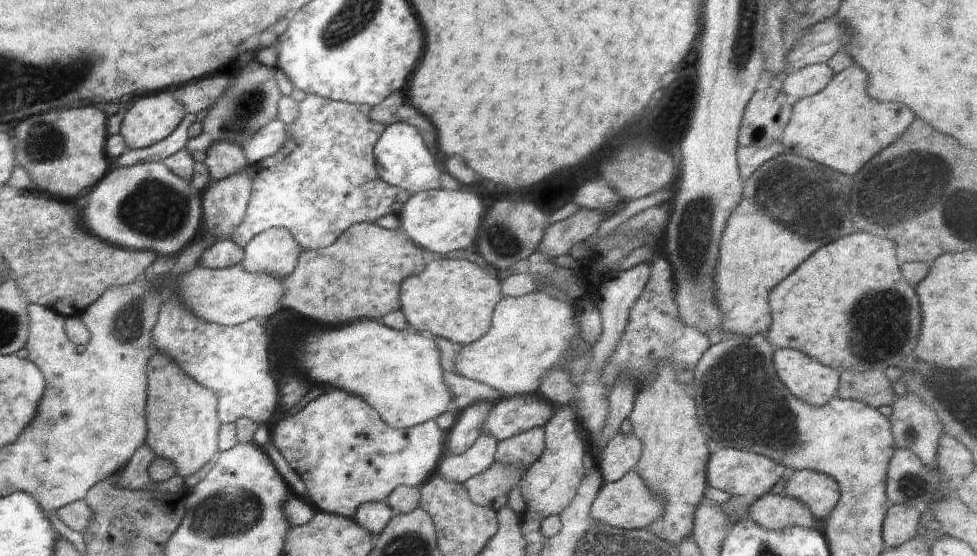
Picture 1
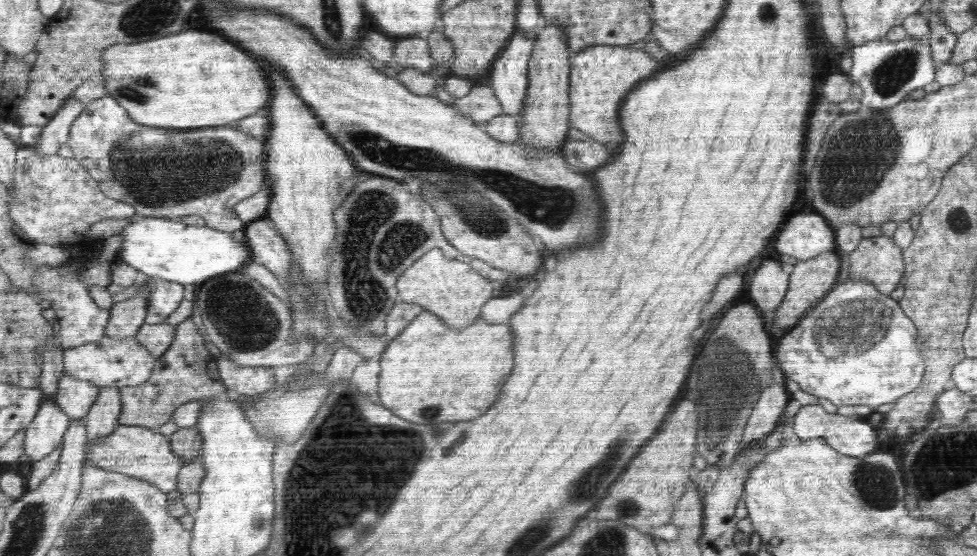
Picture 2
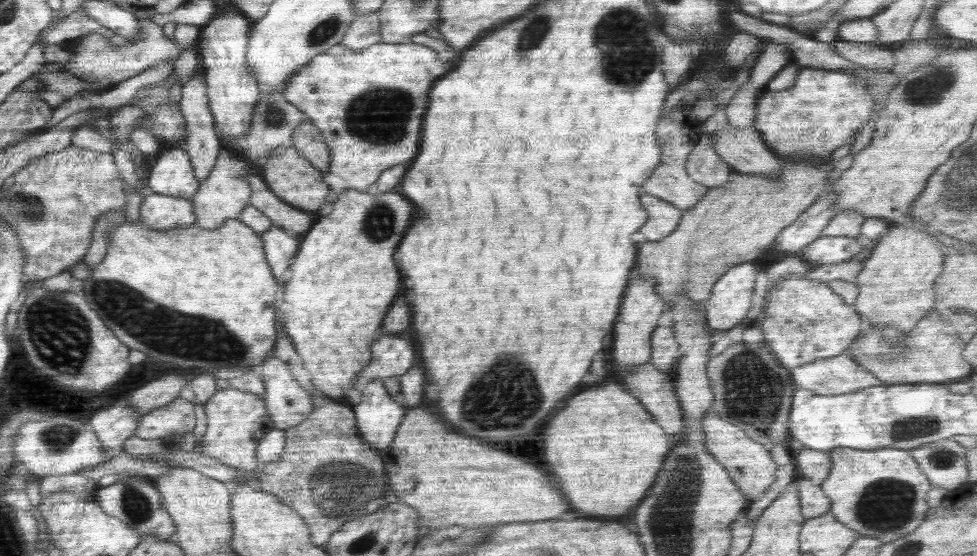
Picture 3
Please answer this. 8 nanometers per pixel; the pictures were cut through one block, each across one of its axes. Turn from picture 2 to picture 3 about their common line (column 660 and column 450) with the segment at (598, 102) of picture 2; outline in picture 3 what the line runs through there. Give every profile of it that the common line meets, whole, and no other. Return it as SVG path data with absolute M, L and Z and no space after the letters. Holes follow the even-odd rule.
M414 42L410 43L376 43L372 46L363 48L362 50L352 50L346 48L342 43L335 44L330 47L326 52L321 55L315 56L309 63L306 63L304 67L300 67L285 84L283 90L283 97L286 102L292 103L299 111L302 111L307 116L307 121L312 122L322 132L324 142L329 150L329 165L327 171L324 172L323 180L330 187L330 196L336 198L341 192L352 188L359 190L360 192L367 192L370 184L374 184L378 180L378 177L387 168L394 165L405 163L410 158L416 156L418 152L418 126L422 126L422 118L424 118L424 112L426 112L426 106L428 104L428 92L432 88L432 84L440 79L440 76L444 76L448 70L452 70L452 64L450 62L442 62L438 59L436 52L433 48L422 46Z

